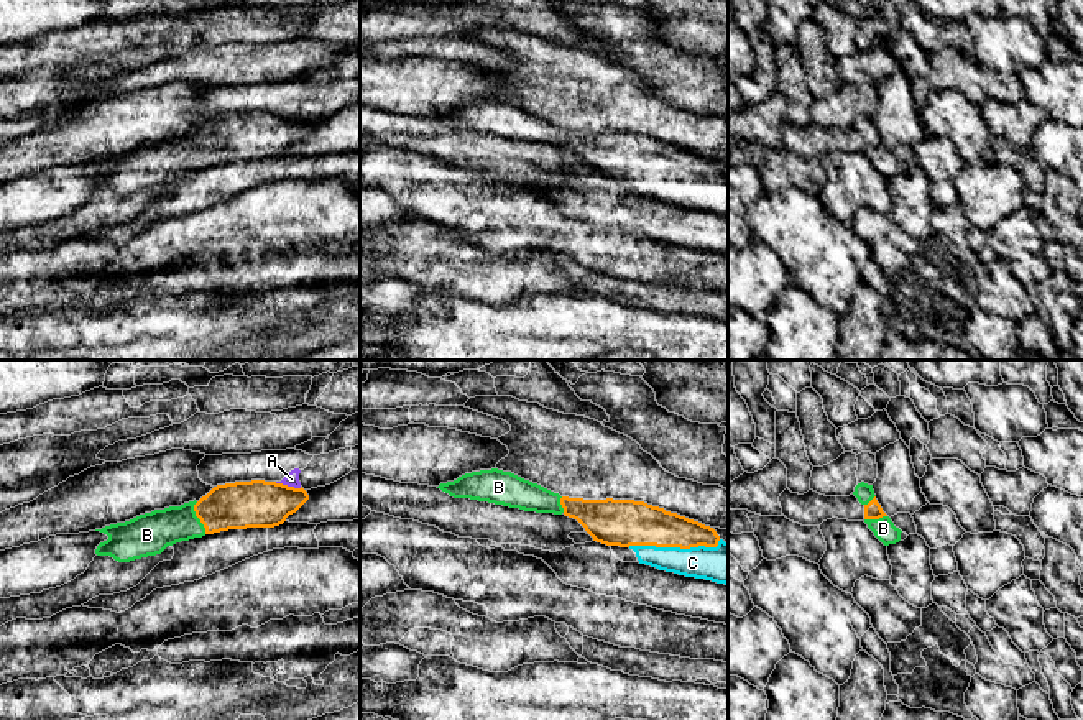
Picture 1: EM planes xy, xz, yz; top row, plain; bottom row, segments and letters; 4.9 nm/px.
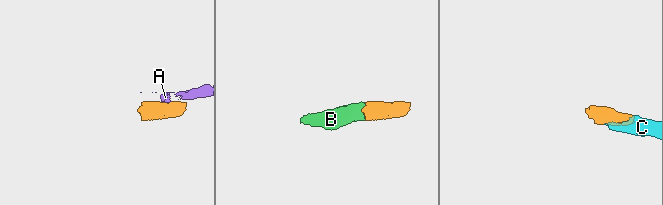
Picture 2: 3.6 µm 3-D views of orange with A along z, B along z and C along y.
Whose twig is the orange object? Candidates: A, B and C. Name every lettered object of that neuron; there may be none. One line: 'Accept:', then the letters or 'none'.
Accept: B, C

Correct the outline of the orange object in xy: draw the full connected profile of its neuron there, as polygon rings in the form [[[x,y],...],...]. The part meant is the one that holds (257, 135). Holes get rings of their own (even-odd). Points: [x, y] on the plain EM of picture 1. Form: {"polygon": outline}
{"polygon": [[[251,112],[214,118],[199,133],[189,133],[181,138],[169,138],[140,146],[130,153],[105,158],[100,163],[108,168],[95,181],[97,187],[110,187],[118,194],[161,186],[168,178],[205,166],[228,161],[274,159],[286,153],[309,132],[307,123],[276,113]]]}

